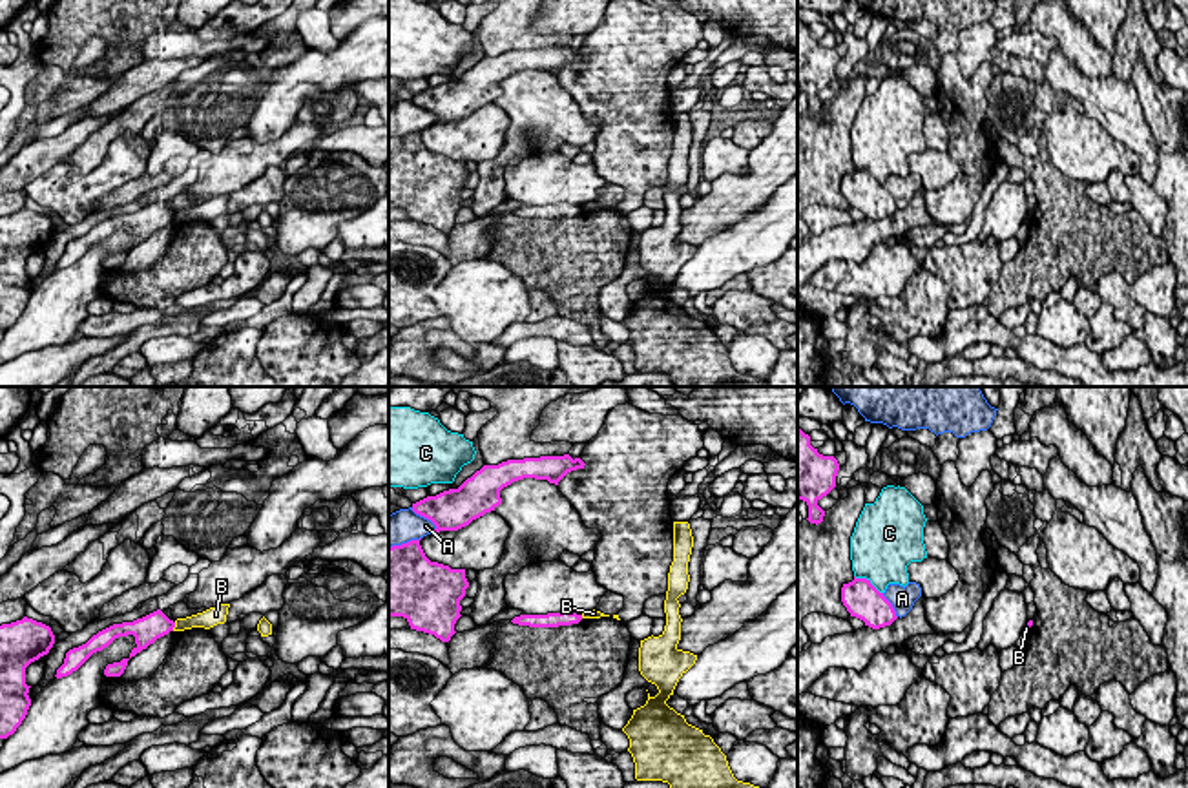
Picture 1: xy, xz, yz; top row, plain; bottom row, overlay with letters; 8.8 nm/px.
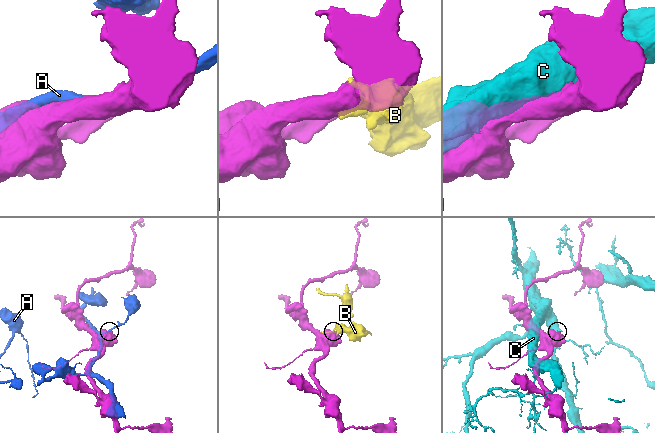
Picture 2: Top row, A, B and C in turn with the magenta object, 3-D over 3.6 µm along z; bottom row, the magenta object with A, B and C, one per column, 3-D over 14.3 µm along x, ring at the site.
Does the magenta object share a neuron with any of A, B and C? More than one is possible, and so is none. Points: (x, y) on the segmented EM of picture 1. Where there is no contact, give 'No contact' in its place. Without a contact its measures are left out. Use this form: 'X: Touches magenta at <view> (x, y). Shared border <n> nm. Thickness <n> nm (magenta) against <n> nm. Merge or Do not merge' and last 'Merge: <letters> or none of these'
A: Touches magenta at xz (426, 517). Shared border 320 nm. Thickness 360 nm (magenta) against 280 nm. Do not merge
B: Touches magenta at xy (174, 626). Shared border 90 nm. Thickness 240 nm (magenta) against 130 nm. Do not merge
C: Touches magenta at yz (869, 580). Shared border 300 nm. Thickness 320 nm (magenta) against 480 nm. Do not merge
Merge: none of these

